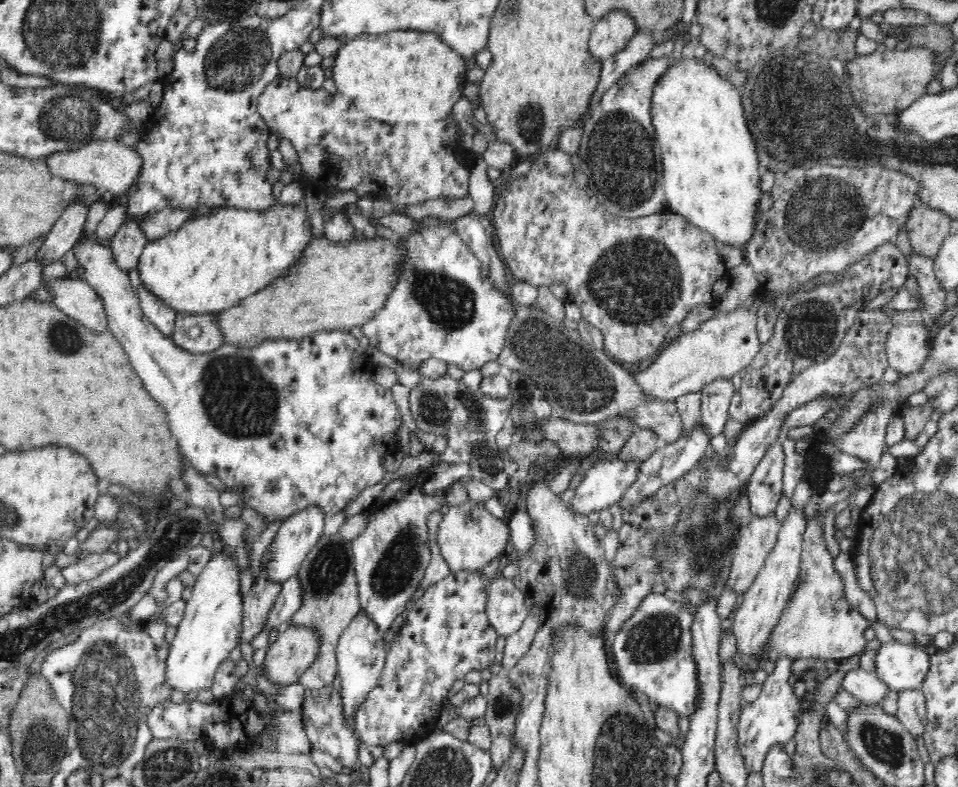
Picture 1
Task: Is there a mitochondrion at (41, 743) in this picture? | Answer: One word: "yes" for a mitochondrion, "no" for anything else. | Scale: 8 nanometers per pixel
yes

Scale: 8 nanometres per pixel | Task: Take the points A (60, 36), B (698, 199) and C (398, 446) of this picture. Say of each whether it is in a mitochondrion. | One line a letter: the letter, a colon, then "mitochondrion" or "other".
A: mitochondrion
B: other
C: other

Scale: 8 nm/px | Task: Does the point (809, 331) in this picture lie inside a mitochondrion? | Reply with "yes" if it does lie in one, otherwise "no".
yes

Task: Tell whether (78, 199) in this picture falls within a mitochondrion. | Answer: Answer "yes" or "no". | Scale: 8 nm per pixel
no

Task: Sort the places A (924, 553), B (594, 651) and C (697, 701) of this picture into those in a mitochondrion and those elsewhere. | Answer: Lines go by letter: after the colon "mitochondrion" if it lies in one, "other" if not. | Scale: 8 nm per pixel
A: mitochondrion
B: other
C: other

